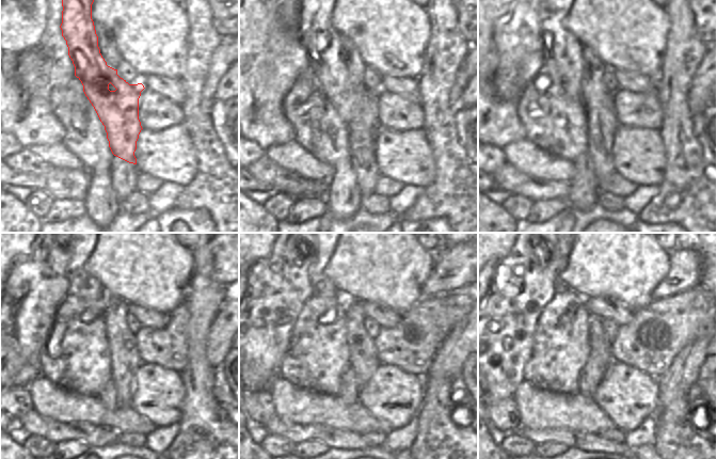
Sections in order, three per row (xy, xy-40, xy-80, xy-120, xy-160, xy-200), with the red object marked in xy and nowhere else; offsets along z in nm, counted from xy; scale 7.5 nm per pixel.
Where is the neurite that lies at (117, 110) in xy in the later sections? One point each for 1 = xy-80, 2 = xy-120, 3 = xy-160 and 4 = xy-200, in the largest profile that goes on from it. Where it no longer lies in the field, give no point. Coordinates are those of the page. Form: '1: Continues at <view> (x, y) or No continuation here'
1: Continues at xy-80 (558, 44)
2: Continues at xy-120 (81, 284)
3: Continues at xy-160 (320, 285)
4: Continues at xy-200 (566, 254)

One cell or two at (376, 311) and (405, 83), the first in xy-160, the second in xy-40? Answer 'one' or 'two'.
one

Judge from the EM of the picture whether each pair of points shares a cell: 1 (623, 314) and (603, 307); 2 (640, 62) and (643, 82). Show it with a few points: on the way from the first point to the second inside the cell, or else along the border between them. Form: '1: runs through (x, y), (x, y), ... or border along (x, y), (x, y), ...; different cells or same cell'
1: runs through (618, 313), (608, 309); same cell
2: border along (618, 68), (624, 72), (640, 73), (652, 78); different cells

